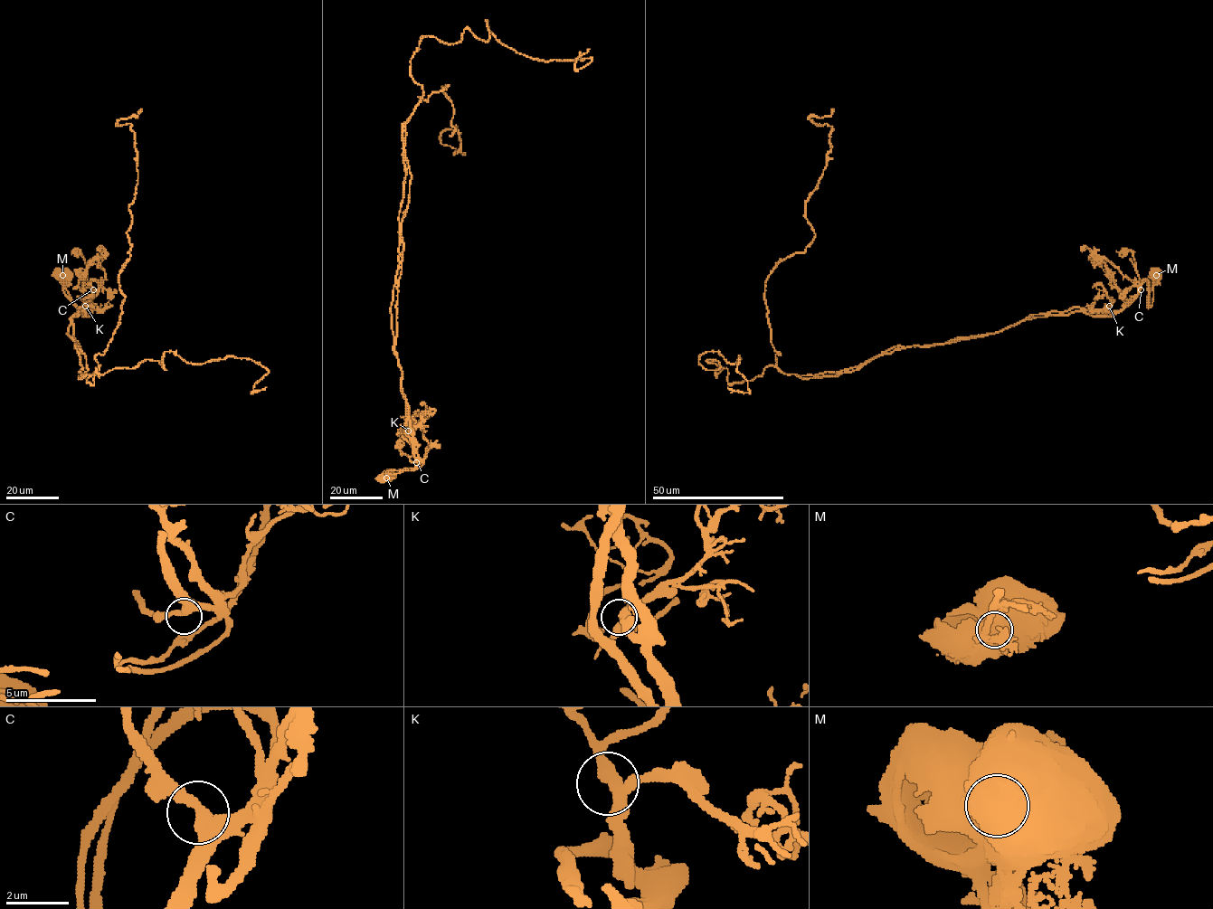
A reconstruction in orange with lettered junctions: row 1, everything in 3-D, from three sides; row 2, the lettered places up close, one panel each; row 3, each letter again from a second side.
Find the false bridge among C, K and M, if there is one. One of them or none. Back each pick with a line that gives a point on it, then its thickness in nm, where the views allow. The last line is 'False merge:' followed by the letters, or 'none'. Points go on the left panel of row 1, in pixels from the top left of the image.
M: Place: (62, 275). Thickness 1150 nm
False merge: M

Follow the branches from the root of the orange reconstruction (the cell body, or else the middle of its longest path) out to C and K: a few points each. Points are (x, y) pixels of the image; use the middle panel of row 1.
C: (388, 473), (414, 470), (422, 465), (421, 461), (416, 462)
K: (388, 473), (414, 470), (422, 465), (414, 456), (413, 438), (408, 430)

